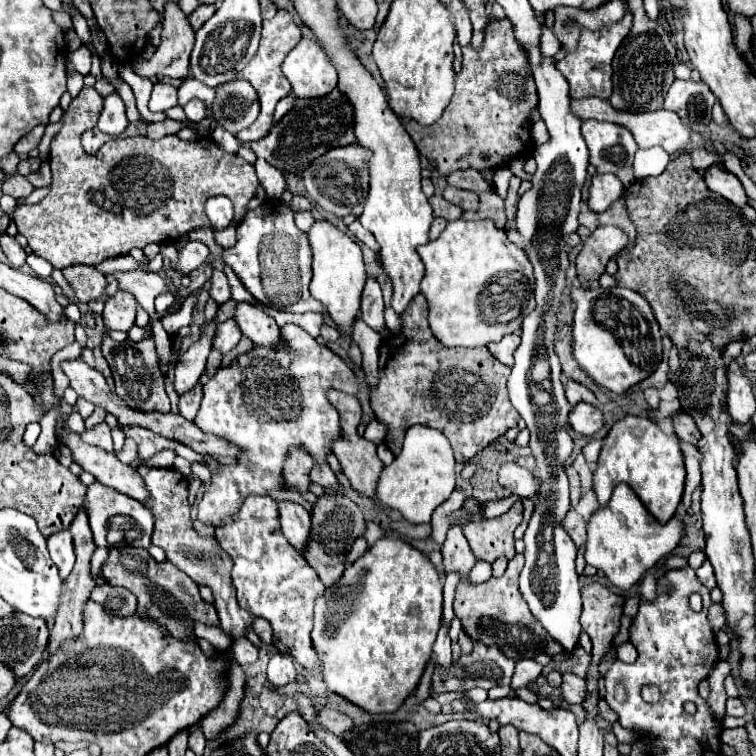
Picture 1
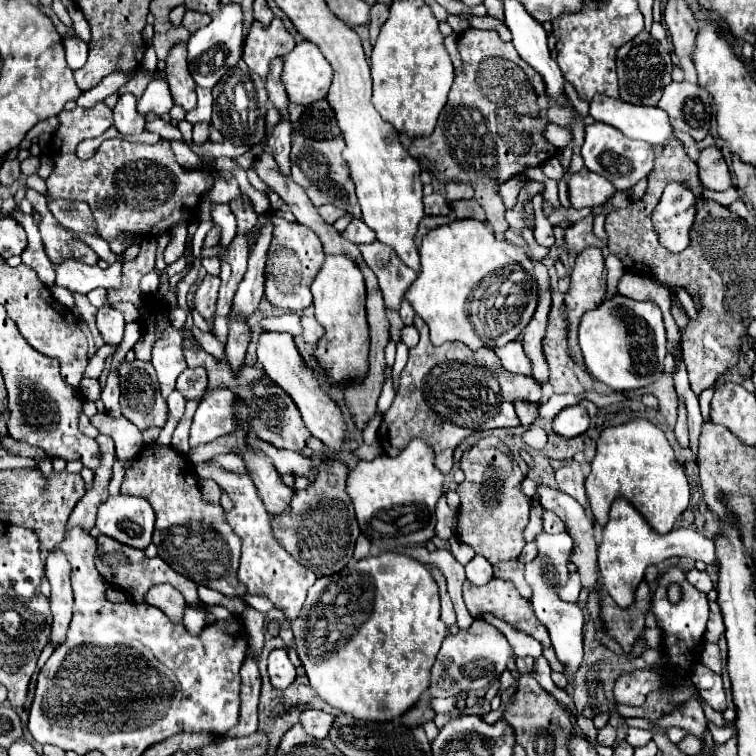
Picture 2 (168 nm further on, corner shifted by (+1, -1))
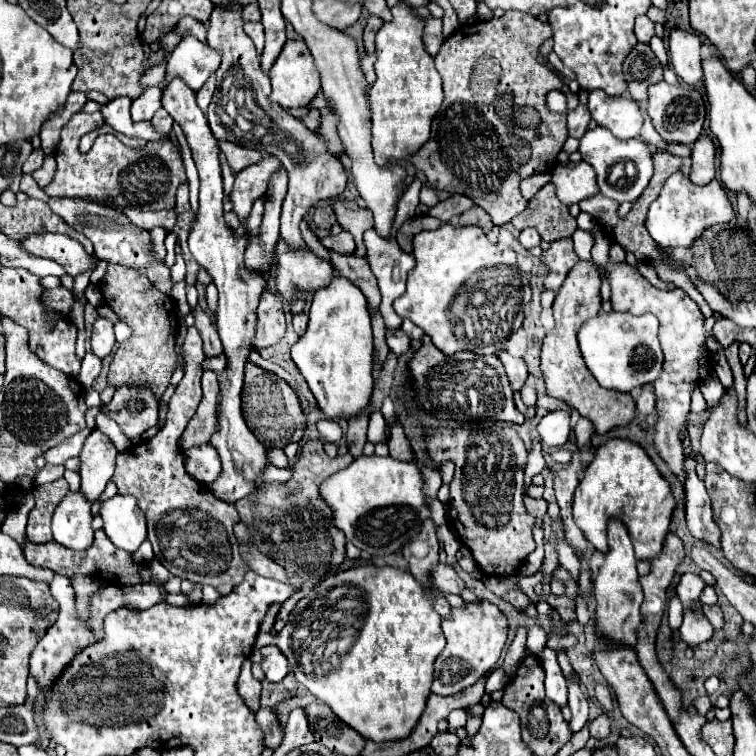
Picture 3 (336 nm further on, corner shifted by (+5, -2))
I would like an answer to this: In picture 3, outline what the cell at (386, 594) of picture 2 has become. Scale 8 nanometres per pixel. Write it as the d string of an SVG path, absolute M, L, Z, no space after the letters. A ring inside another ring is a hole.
M362 564L336 572L316 584L302 600L298 600L282 632L274 638L270 634L258 634L256 646L260 648L266 644L276 644L288 658L296 680L304 684L318 700L326 702L332 712L340 716L340 720L350 724L368 740L386 742L406 738L426 706L434 662L446 644L440 624L442 618L434 610L432 600L428 600L424 588L408 570L400 570L396 566L376 568L372 564ZM330 636L354 640L346 652L340 652L336 668L326 664L330 656Z

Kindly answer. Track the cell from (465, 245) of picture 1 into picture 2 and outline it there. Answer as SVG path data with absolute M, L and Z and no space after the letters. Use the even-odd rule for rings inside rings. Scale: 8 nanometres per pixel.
M456 219L448 225L440 225L428 231L420 245L420 259L420 275L404 297L430 327L430 341L434 345L460 341L472 351L478 351L480 347L494 349L508 341L514 341L530 323L538 303L534 265L522 249L508 241L496 239L486 223L476 219Z

